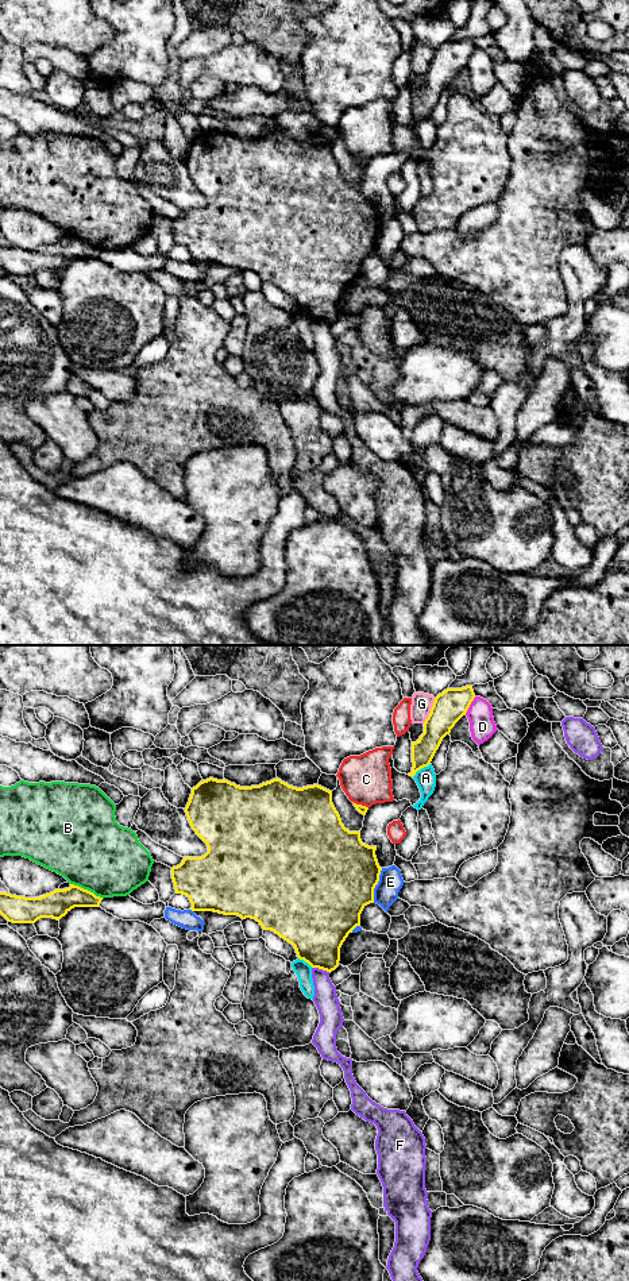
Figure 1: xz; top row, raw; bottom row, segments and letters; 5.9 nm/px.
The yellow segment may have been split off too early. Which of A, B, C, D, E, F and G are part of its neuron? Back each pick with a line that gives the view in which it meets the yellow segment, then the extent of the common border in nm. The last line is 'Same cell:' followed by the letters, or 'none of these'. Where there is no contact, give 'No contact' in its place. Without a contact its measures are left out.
Same cell: none of these

